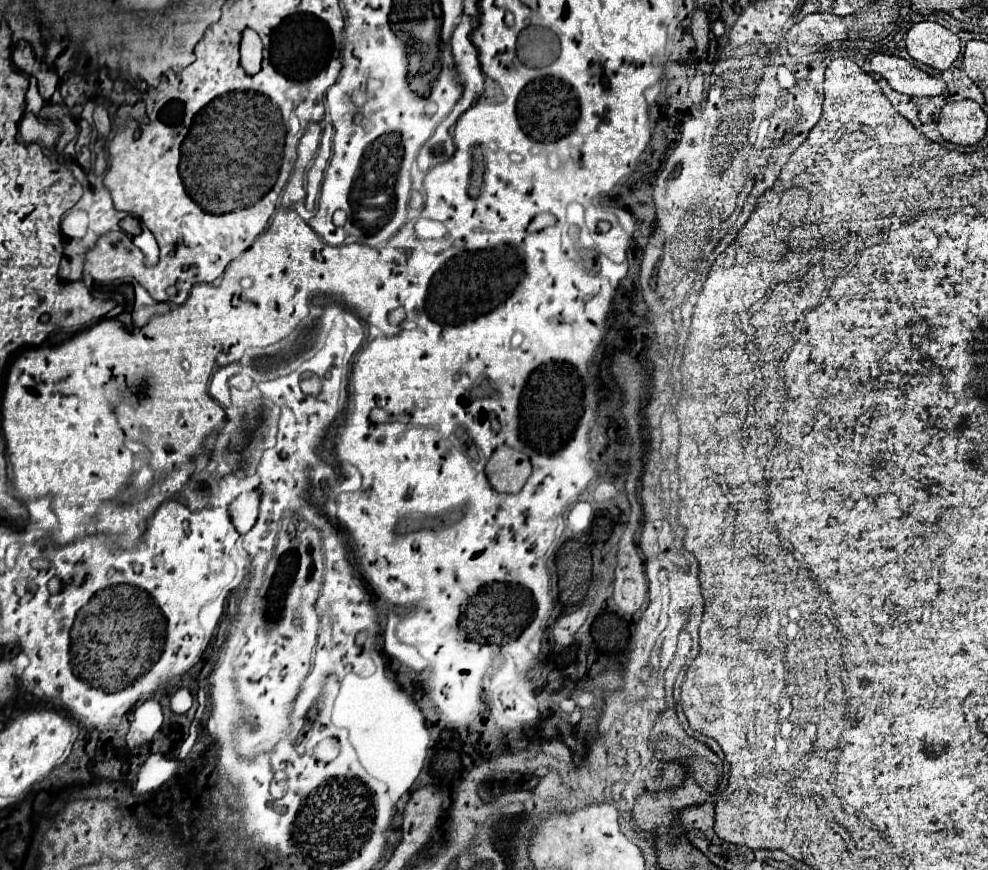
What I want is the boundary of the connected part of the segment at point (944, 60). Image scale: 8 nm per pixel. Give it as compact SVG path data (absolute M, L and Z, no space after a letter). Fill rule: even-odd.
M921 21L907 33L909 55L929 67L949 67L959 55L959 37L947 27Z

